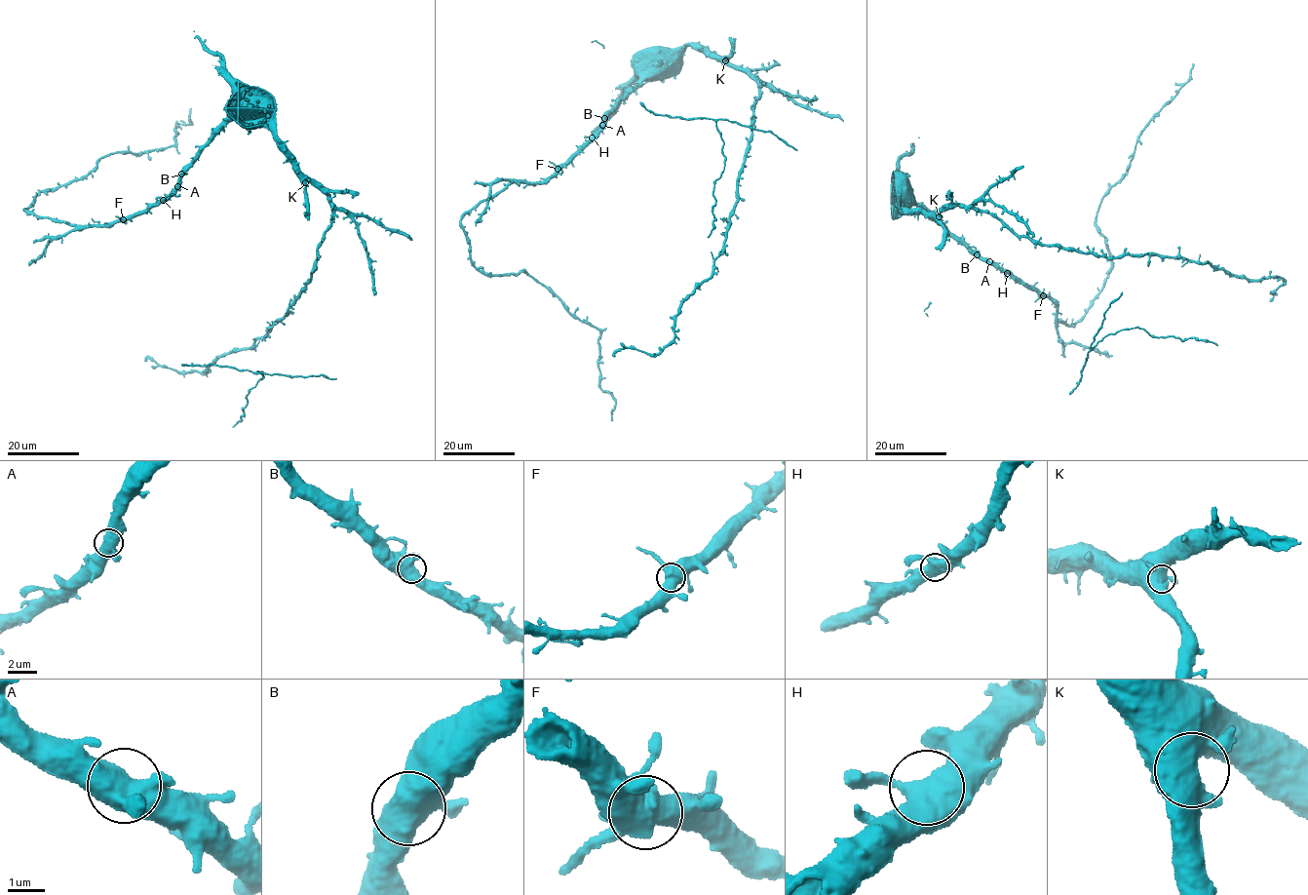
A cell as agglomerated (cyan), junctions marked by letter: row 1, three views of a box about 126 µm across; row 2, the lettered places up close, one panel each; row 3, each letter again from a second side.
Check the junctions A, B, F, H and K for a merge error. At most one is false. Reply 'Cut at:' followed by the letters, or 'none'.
Cut at: none

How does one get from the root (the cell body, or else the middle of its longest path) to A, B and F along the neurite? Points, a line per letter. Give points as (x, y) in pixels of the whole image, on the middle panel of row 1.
A: (628, 89), (628, 97), (608, 114), (602, 125)
B: (628, 89), (628, 97), (604, 118)
F: (628, 89), (628, 97), (604, 119), (601, 131), (595, 139), (557, 169)

